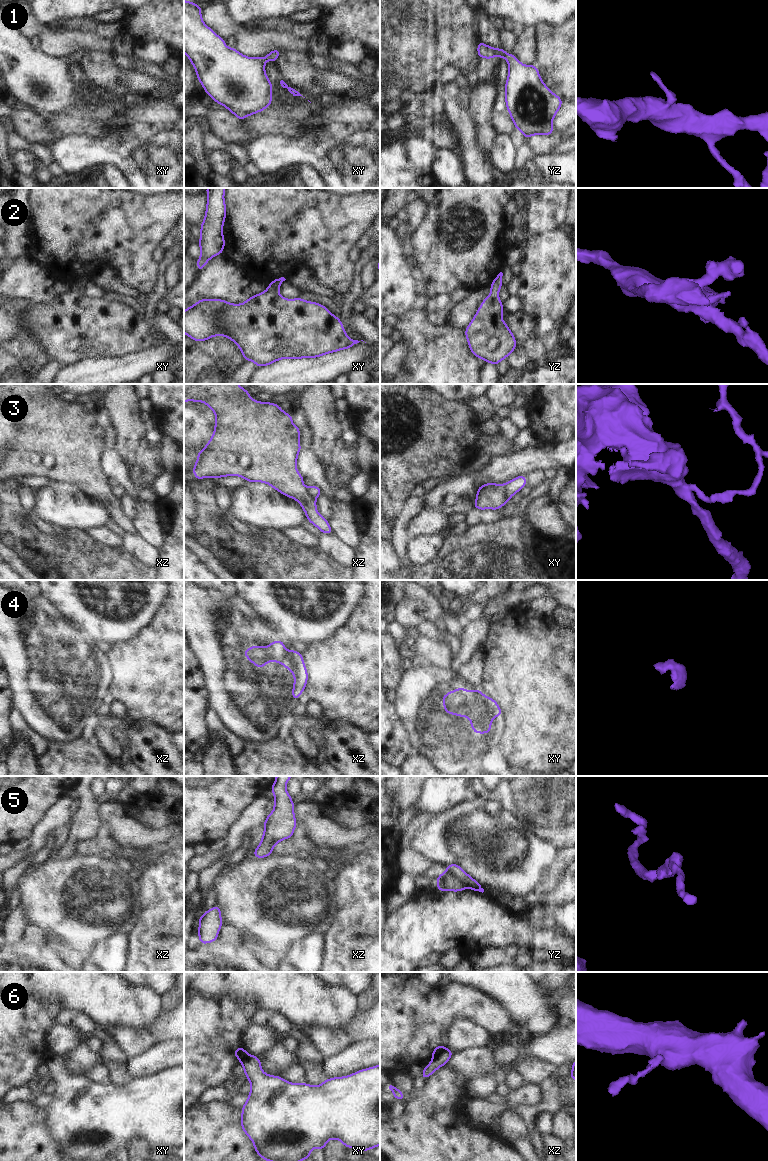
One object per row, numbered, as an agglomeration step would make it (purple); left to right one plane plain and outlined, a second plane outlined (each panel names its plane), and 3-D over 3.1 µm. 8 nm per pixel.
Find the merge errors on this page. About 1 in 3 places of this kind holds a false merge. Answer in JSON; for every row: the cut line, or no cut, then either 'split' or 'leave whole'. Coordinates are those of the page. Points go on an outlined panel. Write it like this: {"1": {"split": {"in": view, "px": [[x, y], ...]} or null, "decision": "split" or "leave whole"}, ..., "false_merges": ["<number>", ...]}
{"1": {"split": null, "decision": "leave whole"}, "2": {"split": null, "decision": "leave whole"}, "3": {"split": {"in": "xy", "px": [[504, 484], [504, 498], [507, 501]]}, "decision": "split"}, "4": {"split": {"in": "xy", "px": [[473, 691], [479, 697], [480, 706], [492, 719]]}, "decision": "split"}, "5": {"split": null, "decision": "leave whole"}, "6": {"split": {"in": "xz", "px": [[445, 1048], [433, 1056]]}, "decision": "split"}, "false_merges": ["3", "4", "6"]}

